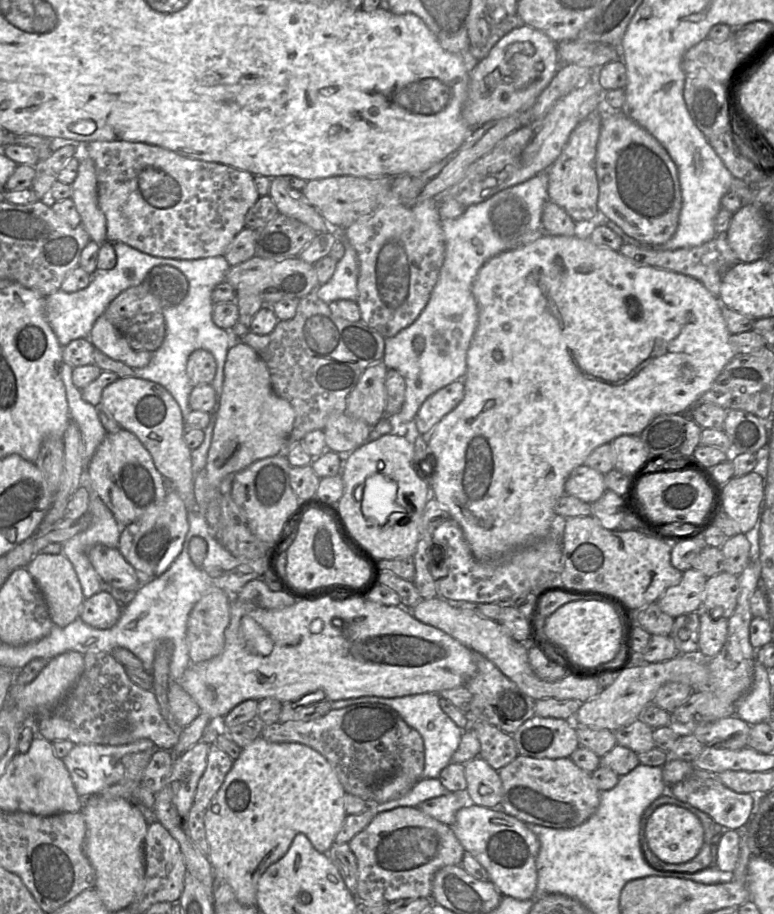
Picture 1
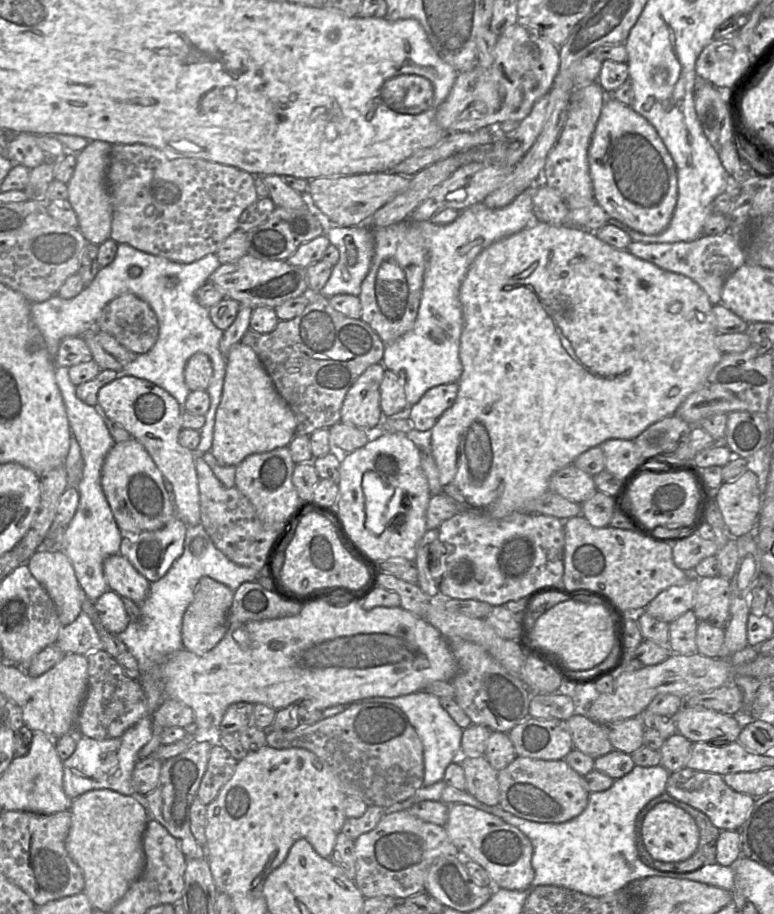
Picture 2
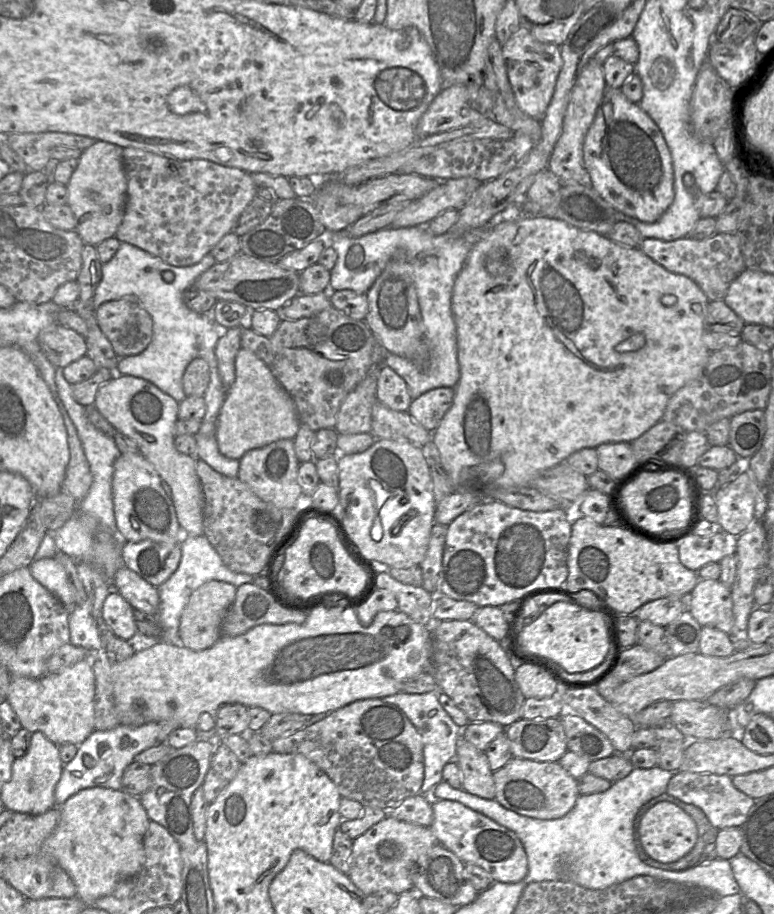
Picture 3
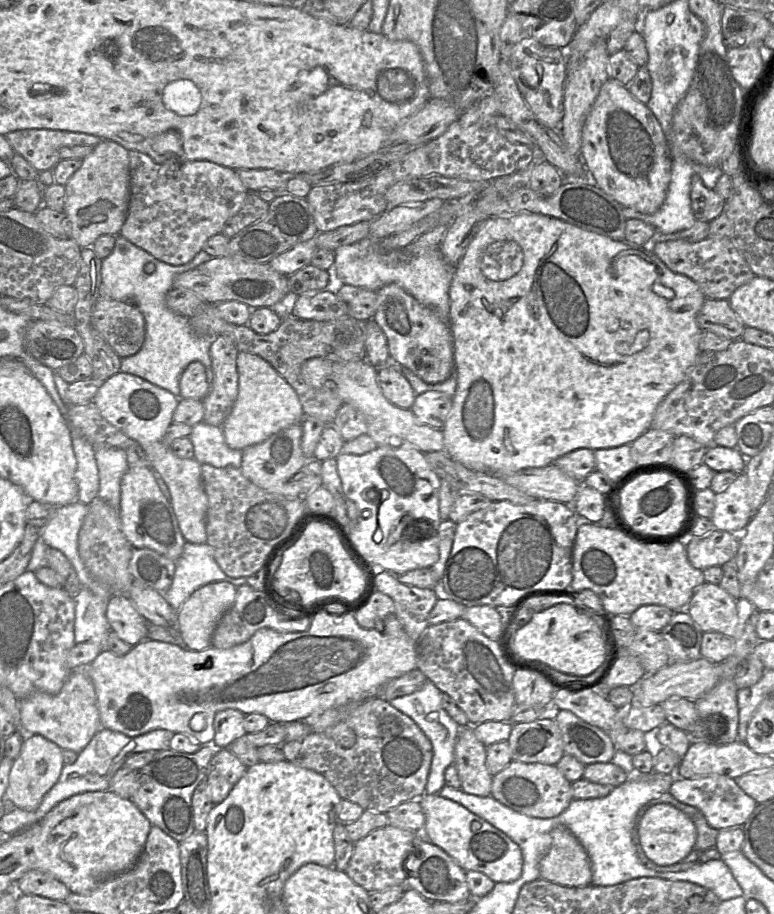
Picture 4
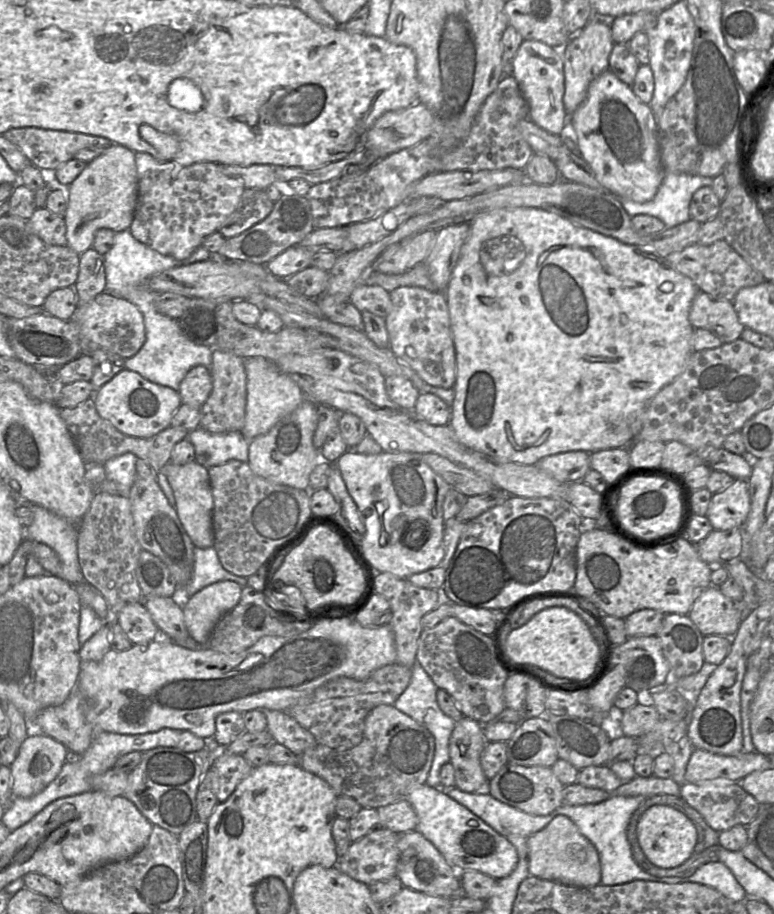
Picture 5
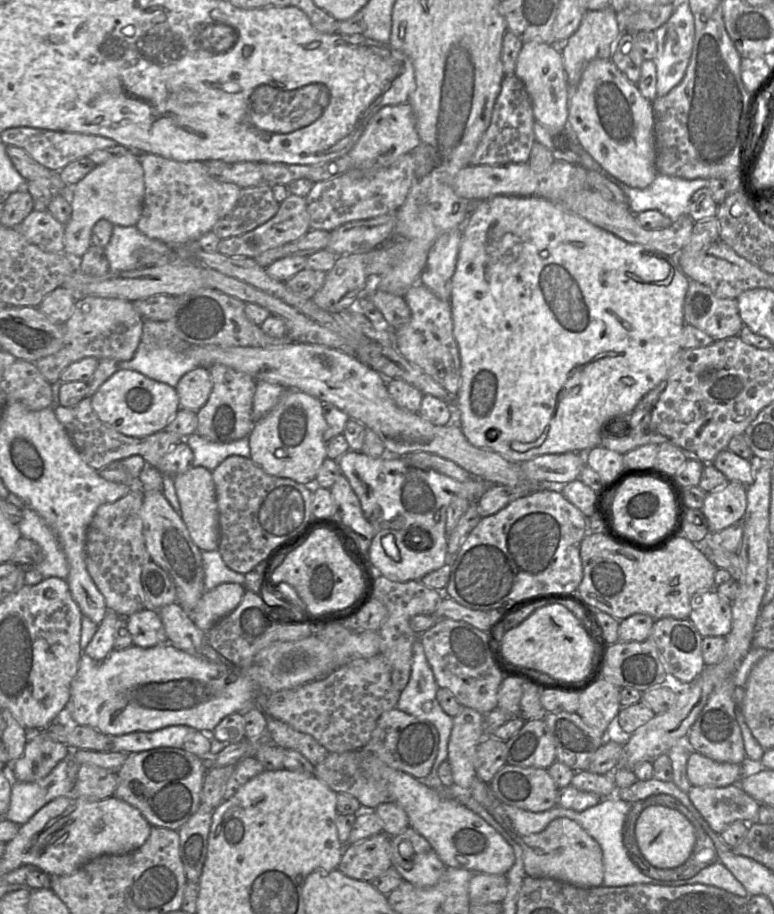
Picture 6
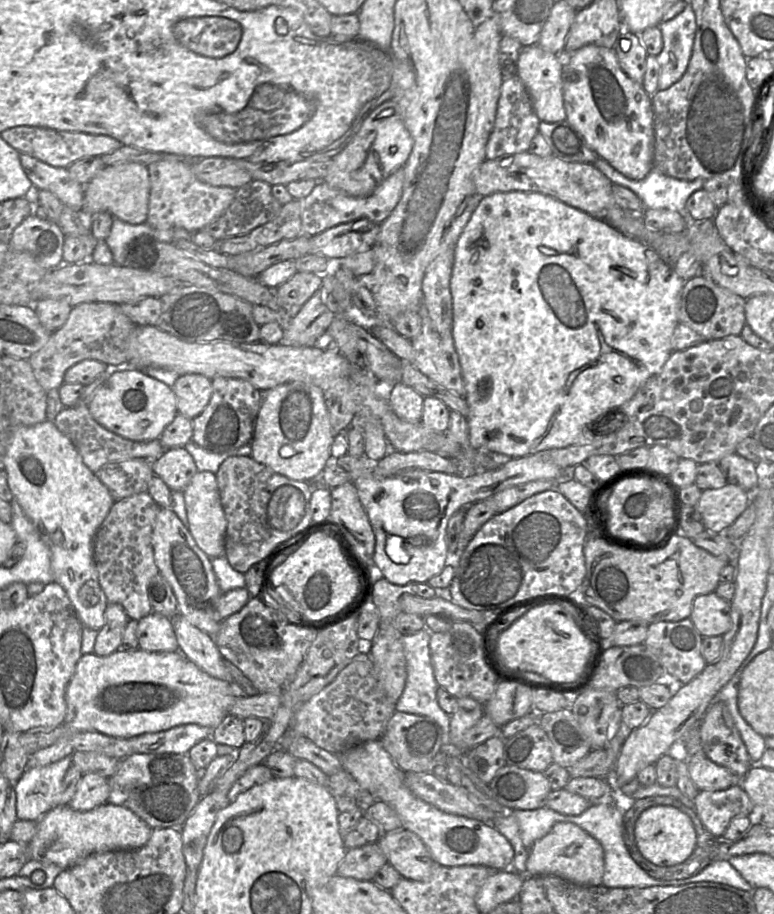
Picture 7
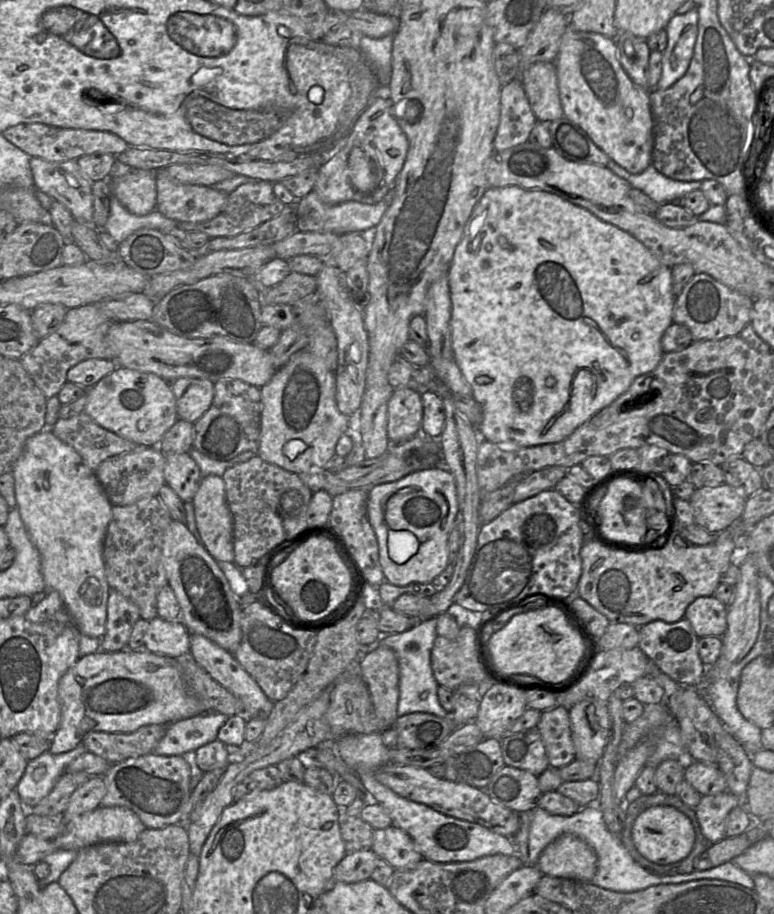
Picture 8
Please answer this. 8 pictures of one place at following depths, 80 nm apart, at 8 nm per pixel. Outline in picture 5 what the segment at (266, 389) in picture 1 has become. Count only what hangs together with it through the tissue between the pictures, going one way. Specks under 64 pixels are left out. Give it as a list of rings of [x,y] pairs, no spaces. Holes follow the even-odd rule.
[[[251,357],[244,361],[247,377],[247,400],[245,420],[242,429],[239,431],[246,439],[252,439],[267,433],[282,418],[293,412],[304,400],[304,395],[299,386],[286,374],[282,373],[275,363],[263,357]]]

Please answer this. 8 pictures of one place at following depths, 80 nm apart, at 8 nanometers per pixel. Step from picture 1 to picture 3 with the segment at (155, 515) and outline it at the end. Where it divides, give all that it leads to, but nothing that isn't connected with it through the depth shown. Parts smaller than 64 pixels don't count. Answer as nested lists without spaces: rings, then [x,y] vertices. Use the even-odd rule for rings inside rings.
[[[123,541],[121,556],[126,567],[158,587],[178,568],[181,542]]]

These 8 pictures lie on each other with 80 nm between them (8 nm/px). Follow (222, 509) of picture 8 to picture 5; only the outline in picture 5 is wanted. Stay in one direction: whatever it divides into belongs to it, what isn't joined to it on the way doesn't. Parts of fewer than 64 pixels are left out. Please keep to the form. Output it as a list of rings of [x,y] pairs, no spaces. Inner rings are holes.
[[[196,461],[184,465],[169,462],[159,472],[162,472],[167,477],[175,497],[178,518],[195,547],[213,547],[213,496],[208,469]]]

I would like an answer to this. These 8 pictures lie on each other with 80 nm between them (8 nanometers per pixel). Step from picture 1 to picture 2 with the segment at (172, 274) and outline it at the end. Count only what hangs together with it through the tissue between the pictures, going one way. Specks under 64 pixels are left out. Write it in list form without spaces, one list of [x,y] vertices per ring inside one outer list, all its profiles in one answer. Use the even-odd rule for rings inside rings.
[[[125,293],[103,308],[96,329],[110,334],[132,353],[143,354],[155,344],[159,324],[155,312],[144,300]]]

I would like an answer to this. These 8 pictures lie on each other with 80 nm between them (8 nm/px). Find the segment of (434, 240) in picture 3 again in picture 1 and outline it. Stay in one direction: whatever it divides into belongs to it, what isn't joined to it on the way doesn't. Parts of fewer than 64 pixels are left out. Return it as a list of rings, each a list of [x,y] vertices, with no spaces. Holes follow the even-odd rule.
[[[546,170],[546,171],[543,171],[529,178],[528,180],[524,182],[521,182],[518,185],[506,188],[494,194],[492,197],[490,197],[489,199],[481,203],[466,207],[463,214],[458,218],[442,219],[441,226],[442,226],[442,230],[445,236],[445,257],[444,257],[444,261],[443,261],[443,264],[439,272],[438,280],[431,292],[429,301],[427,305],[425,306],[424,310],[421,312],[421,314],[415,320],[414,323],[406,327],[405,329],[401,330],[395,336],[385,338],[385,350],[384,350],[383,362],[385,363],[388,369],[394,369],[398,371],[404,377],[405,383],[406,383],[404,403],[403,403],[401,411],[395,418],[398,425],[406,425],[409,422],[413,421],[421,405],[430,395],[440,390],[441,388],[449,385],[450,383],[457,381],[457,380],[462,380],[465,377],[467,373],[467,361],[466,361],[467,352],[468,352],[470,343],[472,341],[472,338],[474,336],[474,333],[478,325],[478,307],[477,307],[477,303],[476,303],[476,300],[472,292],[473,283],[477,276],[477,273],[480,270],[480,268],[492,257],[504,251],[513,250],[513,249],[522,247],[532,242],[533,240],[535,240],[538,236],[540,236],[543,233],[542,213],[543,213],[544,205],[548,200],[547,187],[548,187],[548,172]],[[330,229],[336,240],[343,243],[345,253],[343,257],[337,262],[336,269],[333,276],[324,284],[319,285],[314,292],[325,303],[329,304],[335,300],[358,300],[358,275],[359,275],[359,262],[357,253],[354,248],[345,240],[344,229]]]

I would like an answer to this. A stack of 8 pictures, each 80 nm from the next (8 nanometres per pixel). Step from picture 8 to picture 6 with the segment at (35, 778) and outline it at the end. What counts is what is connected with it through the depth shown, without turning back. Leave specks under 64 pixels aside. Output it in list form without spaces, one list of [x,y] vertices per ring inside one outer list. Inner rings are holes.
[[[62,760],[42,779],[34,782],[13,781],[10,804],[2,819],[23,825],[50,801],[74,796],[75,782],[69,779],[67,767],[66,760]]]

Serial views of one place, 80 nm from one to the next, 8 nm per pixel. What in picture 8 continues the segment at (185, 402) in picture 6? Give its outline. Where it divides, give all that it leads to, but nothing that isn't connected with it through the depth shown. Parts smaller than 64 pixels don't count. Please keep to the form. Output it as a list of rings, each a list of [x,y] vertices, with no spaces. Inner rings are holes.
[[[196,377],[177,378],[173,381],[172,392],[178,419],[194,424],[212,404],[214,383]]]

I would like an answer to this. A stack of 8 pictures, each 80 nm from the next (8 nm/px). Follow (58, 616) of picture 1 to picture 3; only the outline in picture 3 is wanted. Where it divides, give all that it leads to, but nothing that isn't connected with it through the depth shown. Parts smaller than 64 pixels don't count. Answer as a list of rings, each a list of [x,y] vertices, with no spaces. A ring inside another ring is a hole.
[[[55,557],[33,561],[29,570],[33,578],[55,595],[69,611],[76,606],[73,585],[64,566]]]

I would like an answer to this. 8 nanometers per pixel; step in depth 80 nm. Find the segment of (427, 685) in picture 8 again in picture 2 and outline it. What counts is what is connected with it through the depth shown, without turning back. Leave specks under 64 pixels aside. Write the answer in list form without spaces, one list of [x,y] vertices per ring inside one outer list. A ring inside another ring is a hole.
[[[418,691],[399,697],[370,697],[355,703],[381,702],[392,704],[403,711],[410,724],[419,735],[423,744],[424,777],[423,786],[427,787],[443,780],[446,768],[461,756],[463,729],[459,727],[448,712],[440,705],[437,696]]]

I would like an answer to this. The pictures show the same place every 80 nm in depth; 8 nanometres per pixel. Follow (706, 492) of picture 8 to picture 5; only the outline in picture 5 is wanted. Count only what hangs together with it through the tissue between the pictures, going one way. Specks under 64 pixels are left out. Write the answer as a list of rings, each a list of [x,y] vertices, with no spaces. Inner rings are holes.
[[[734,479],[712,495],[706,517],[714,530],[742,528],[750,512],[748,481]]]

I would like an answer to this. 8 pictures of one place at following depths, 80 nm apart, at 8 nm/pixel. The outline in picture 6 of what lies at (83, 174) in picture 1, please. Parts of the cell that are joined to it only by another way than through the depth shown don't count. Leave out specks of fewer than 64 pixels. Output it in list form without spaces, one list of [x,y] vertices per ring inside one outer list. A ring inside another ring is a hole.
[[[136,151],[110,158],[96,165],[76,185],[67,190],[72,205],[72,214],[65,225],[64,252],[79,260],[92,245],[92,229],[97,221],[106,219],[113,225],[135,226],[141,217],[145,182],[144,171]]]

